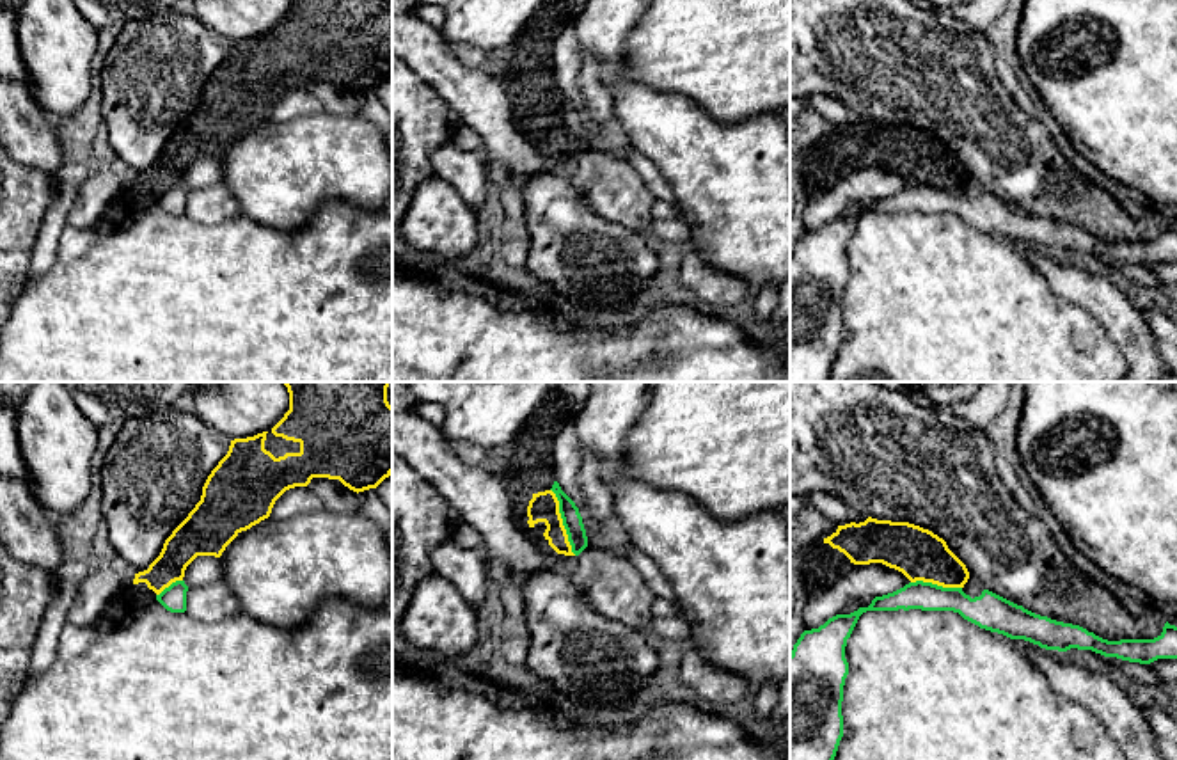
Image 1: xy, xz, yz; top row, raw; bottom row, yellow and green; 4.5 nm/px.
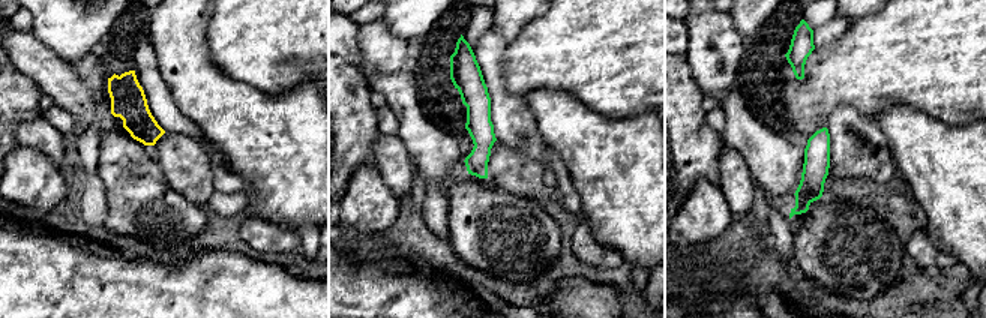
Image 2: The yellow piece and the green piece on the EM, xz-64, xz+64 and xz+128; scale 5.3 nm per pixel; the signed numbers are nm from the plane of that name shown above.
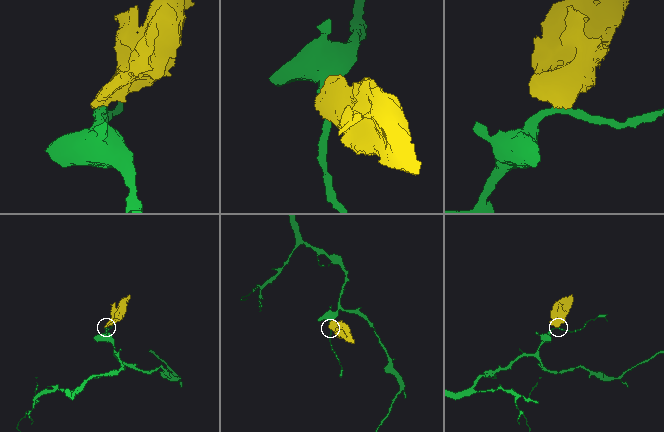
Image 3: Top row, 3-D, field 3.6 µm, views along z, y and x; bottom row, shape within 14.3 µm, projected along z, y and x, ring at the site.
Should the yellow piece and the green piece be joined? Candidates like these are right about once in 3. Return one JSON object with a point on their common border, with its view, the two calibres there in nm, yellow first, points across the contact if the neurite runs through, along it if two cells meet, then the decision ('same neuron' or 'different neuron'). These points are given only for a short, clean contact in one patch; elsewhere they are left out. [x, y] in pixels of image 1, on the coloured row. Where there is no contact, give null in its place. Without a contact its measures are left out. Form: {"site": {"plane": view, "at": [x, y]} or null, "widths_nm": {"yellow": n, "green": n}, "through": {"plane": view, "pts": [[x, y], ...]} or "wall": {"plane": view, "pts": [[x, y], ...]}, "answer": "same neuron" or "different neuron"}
{"site": {"plane": "xz", "at": [561, 522]}, "widths_nm": {"yellow": 140, "green": 90}, "wall": {"plane": "xz", "pts": [[551, 489], [558, 501], [567, 540], [576, 554]]}, "answer": "different neuron"}

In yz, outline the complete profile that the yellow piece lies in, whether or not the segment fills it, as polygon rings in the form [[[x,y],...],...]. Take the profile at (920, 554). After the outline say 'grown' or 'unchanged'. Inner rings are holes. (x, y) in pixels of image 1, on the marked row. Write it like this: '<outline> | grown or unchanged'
[[[850,522],[824,538],[854,565],[882,563],[902,572],[911,582],[923,581],[943,588],[964,588],[969,579],[966,565],[946,542],[928,529],[909,522]]] | unchanged

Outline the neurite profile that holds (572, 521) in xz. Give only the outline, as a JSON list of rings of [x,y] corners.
[[[554,481],[550,490],[556,494],[557,501],[559,501],[559,513],[561,513],[563,526],[565,526],[566,534],[568,534],[568,542],[572,545],[572,552],[575,556],[579,556],[588,547],[588,536],[586,536],[586,529],[584,529],[579,508],[561,490],[557,481]]]

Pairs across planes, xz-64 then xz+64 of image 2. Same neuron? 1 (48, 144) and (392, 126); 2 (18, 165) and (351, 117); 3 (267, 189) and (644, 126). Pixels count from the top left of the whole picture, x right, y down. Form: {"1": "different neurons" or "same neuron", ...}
{"1": "different neurons", "2": "different neurons", "3": "same neuron"}

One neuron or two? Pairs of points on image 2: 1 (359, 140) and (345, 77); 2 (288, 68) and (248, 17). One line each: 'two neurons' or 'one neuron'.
1: one neuron
2: one neuron

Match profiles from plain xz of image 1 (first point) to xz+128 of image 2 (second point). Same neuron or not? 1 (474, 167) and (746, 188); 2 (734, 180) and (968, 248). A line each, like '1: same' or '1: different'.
1: same
2: same

